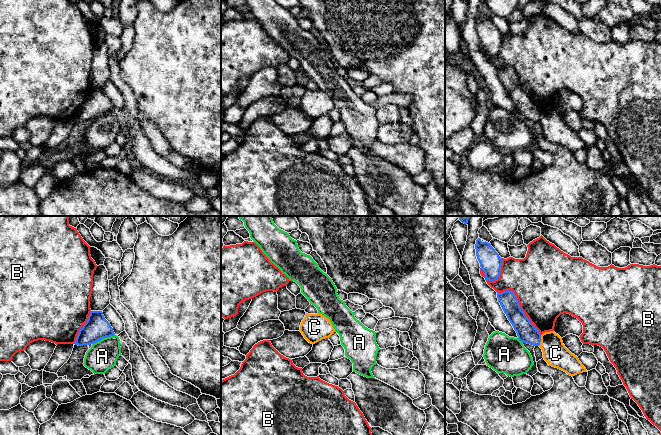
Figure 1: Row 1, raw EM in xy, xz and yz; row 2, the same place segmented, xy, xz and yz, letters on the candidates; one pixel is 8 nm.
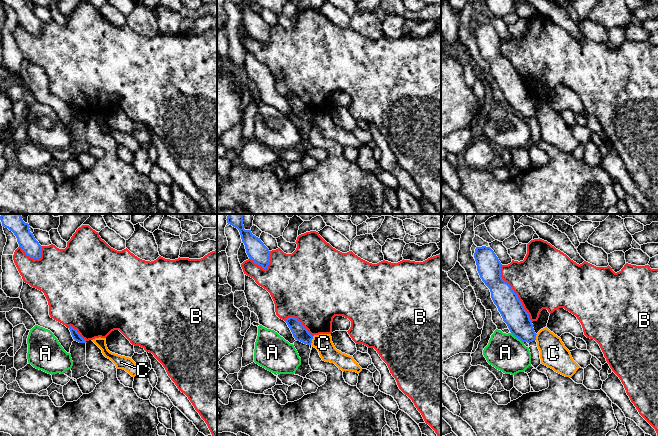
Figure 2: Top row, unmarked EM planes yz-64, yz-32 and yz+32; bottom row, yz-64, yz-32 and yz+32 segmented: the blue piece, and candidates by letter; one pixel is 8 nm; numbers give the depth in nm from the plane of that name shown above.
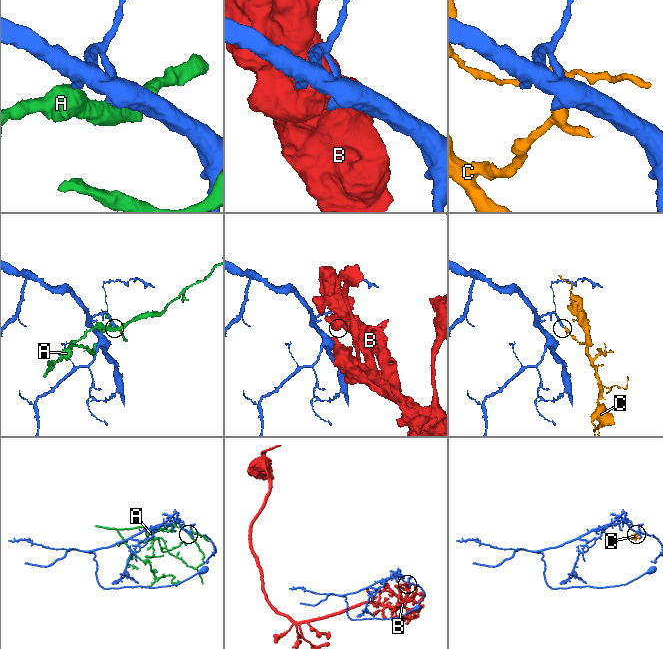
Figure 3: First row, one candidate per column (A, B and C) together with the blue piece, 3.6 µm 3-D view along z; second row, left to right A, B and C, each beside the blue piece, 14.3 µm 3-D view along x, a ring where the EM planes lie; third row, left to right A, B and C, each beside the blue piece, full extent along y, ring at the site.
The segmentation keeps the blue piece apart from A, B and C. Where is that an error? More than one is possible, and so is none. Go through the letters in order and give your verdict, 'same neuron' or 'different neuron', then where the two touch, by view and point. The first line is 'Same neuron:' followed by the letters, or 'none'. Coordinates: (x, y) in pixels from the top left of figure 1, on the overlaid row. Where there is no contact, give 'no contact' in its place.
Same neuron: none
A: different neuron; meets blue in xy at (103, 337)
B: different neuron; meets blue in yz at (519, 305)
C: different neuron; meets blue in yz at (540, 340)

